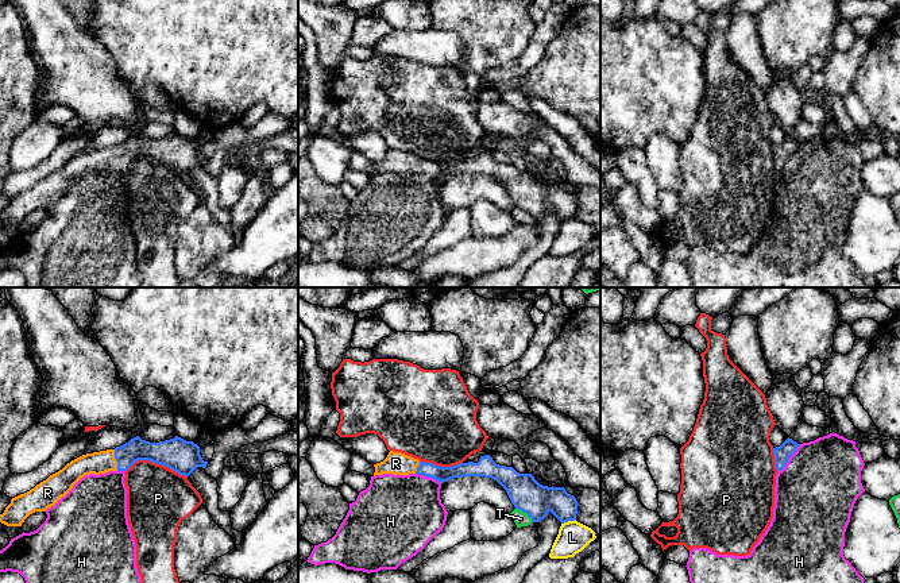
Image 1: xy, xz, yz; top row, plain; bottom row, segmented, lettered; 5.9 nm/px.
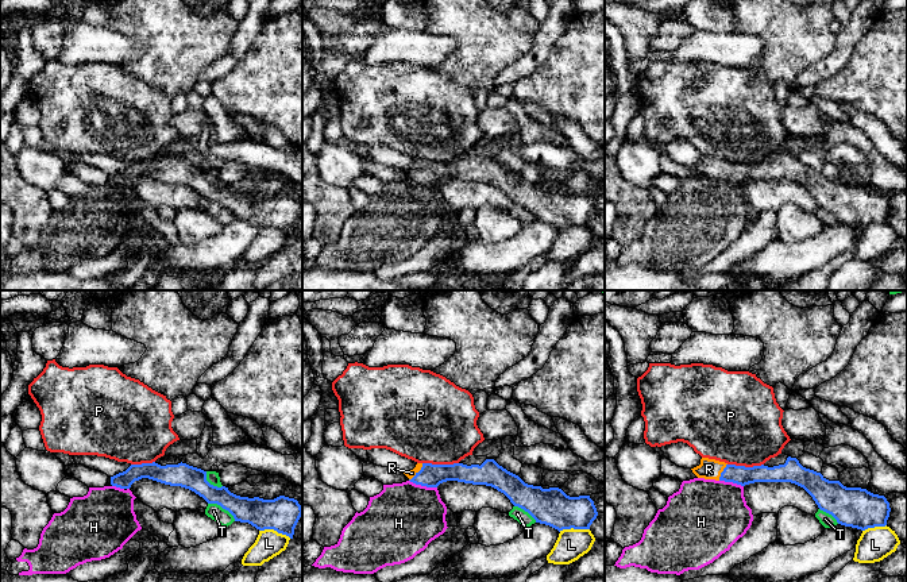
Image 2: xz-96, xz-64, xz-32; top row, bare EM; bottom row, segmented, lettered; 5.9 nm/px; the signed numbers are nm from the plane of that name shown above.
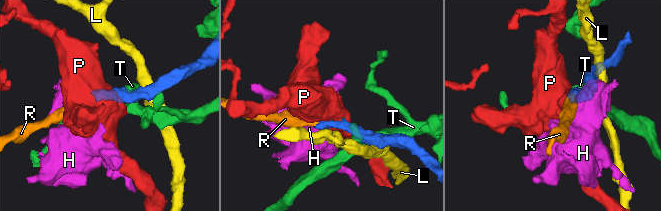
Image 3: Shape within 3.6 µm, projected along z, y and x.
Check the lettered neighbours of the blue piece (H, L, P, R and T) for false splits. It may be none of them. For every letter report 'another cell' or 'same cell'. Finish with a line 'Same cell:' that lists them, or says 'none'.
H: another cell
L: another cell
P: another cell
R: same cell
T: another cell
Same cell: R

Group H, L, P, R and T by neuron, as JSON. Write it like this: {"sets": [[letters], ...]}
{"sets": [["H"], ["L"], ["P"], ["R"], ["T"]]}

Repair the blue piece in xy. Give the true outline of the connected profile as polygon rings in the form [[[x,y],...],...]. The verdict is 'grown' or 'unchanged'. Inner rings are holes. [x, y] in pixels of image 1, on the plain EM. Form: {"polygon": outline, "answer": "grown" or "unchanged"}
{"polygon": [[[136,134],[115,147],[86,151],[72,158],[30,189],[12,196],[0,212],[0,220],[7,224],[22,224],[30,212],[54,204],[85,173],[127,169],[138,158],[150,158],[186,175],[197,165],[205,166],[208,162],[200,152],[200,144],[193,139],[175,134],[150,140]]], "answer": "grown"}

